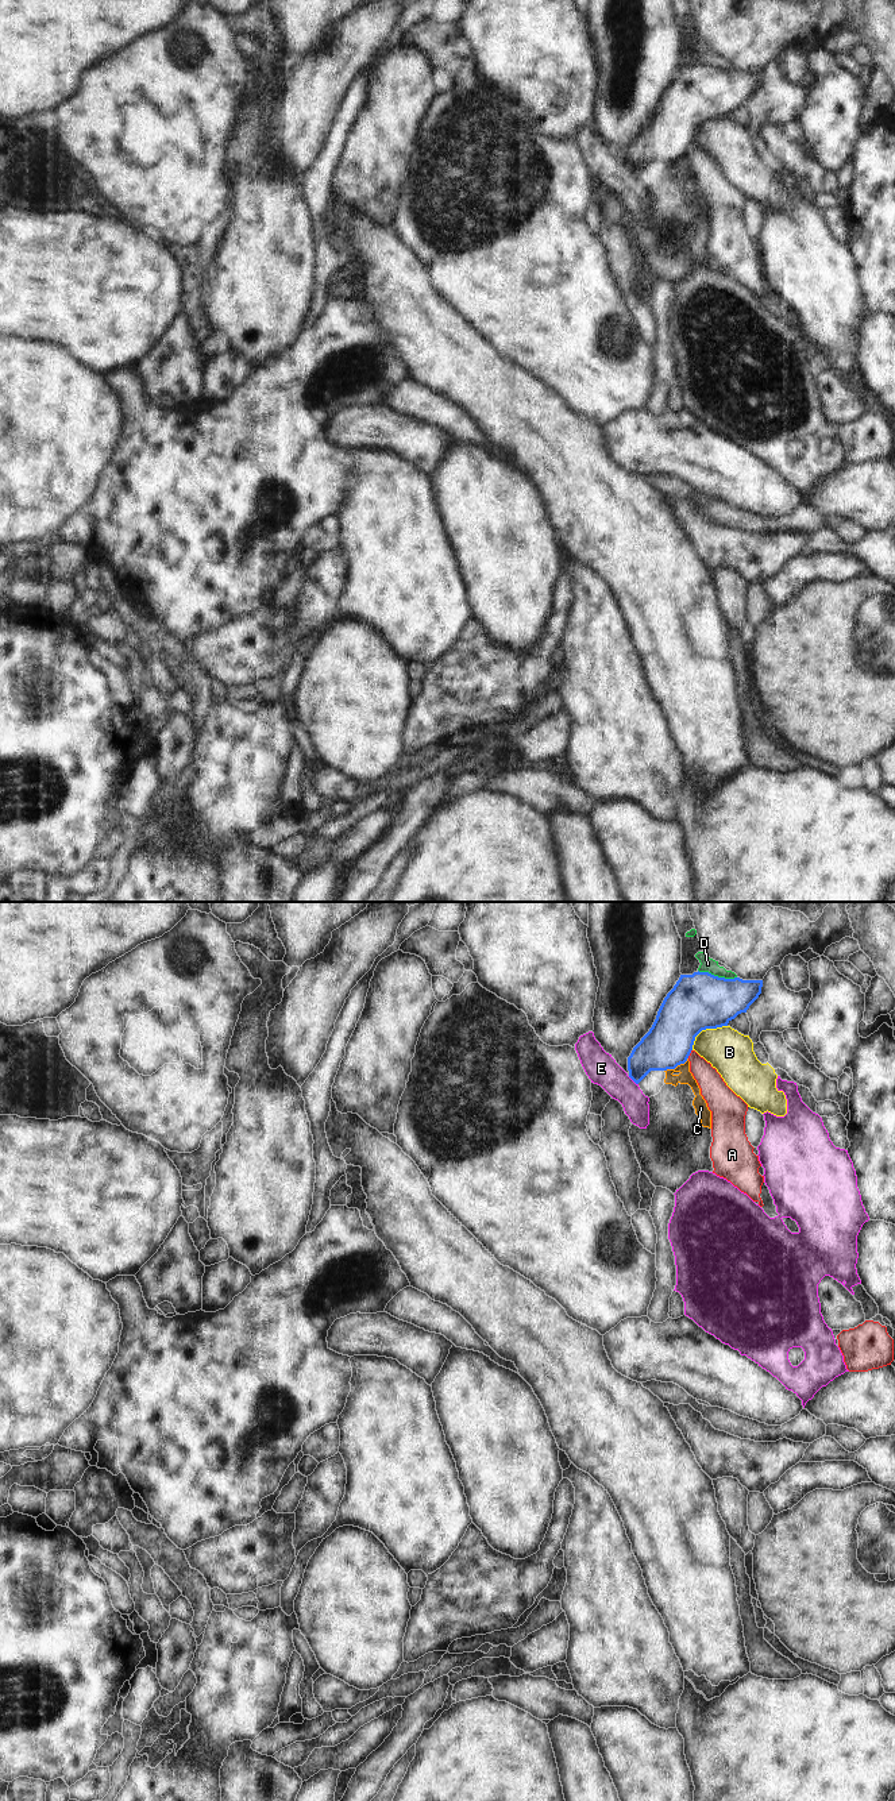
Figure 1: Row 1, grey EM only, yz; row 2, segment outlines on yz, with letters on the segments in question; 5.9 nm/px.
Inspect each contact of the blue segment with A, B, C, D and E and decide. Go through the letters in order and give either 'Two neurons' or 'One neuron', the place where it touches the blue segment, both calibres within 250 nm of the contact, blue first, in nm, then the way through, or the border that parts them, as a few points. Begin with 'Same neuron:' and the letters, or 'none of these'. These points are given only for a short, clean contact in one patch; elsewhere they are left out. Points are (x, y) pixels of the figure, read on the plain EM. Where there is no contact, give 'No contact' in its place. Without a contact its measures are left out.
Same neuron: none of these
A: Two neurons. Touches blue at yz (690, 145). Thickness 300 nm (blue) against 150 nm
B: Two neurons. Touches blue at yz (705, 122). Thickness 340 nm (blue) against 260 nm
C: Two neurons. Touches blue at yz (676, 158). Thickness 280 nm (blue) against 80 nm. Boundary: yz (687, 150), (683, 155), (664, 164)
D: Two neurons. Touches blue at yz (717, 69). Thickness 340 nm (blue) against 90 nm. Boundary: yz (698, 62), (718, 69), (736, 70)
E: Two neurons. Touches blue at yz (633, 173). Thickness 260 nm (blue) against 190 nm.

